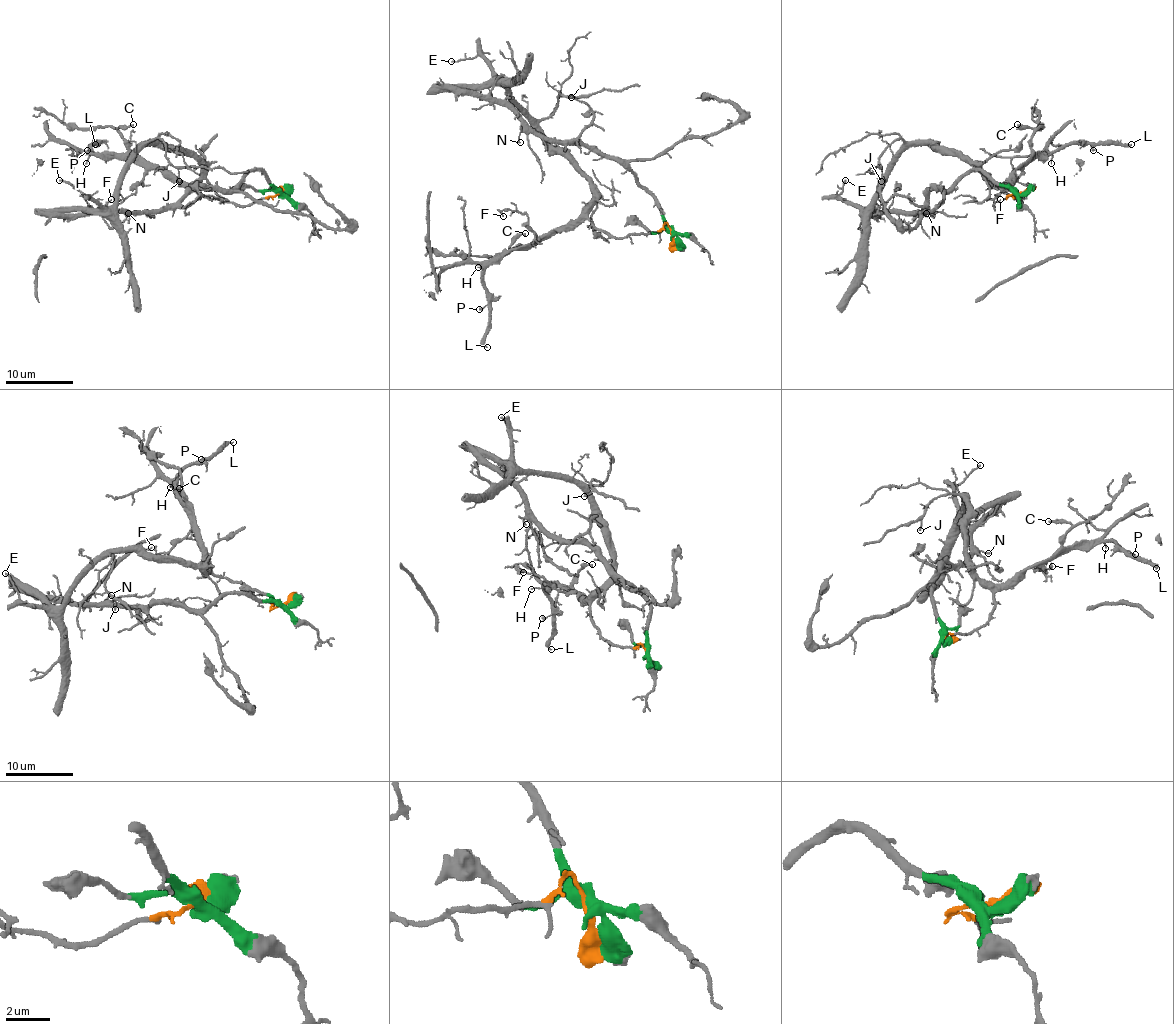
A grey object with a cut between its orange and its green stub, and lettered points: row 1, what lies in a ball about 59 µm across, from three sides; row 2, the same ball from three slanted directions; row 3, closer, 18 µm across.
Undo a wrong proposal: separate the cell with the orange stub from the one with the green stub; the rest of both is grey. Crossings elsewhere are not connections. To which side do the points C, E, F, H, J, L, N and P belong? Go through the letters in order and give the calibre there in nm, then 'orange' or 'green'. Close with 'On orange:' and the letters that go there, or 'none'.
C: 190 nm thick; orange
E: 160 nm thick; orange
F: 130 nm thick; orange
H: 100 nm thick; orange
J: 140 nm thick; orange
L: 160 nm thick; orange
N: 130 nm thick; green
P: 140 nm thick; orange
On orange: C, E, F, H, J, L, P

